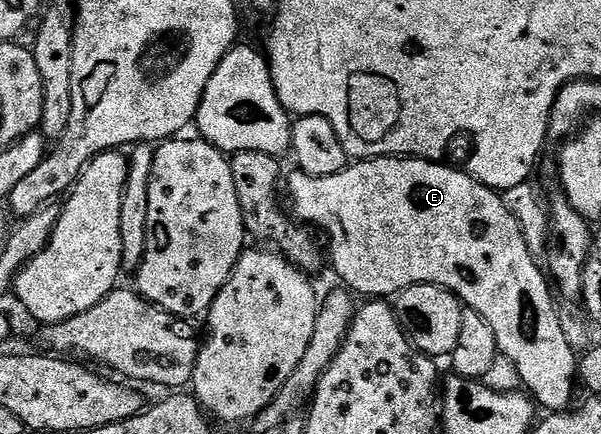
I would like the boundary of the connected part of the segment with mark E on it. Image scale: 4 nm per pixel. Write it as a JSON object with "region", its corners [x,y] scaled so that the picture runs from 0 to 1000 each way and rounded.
{"region":[[[634,359],[584,376],[566,401],[546,401],[546,410],[526,410],[489,392],[478,415],[474,408],[473,433],[476,424],[483,470],[489,477],[488,495],[504,518],[537,525],[549,541],[546,599],[556,606],[564,641],[579,661],[609,682],[602,687],[656,687],[689,654],[744,664],[819,756],[830,813],[855,836],[869,873],[869,894],[900,938],[903,931],[915,940],[908,945],[947,942],[965,829],[942,776],[937,721],[928,721],[922,703],[917,647],[908,627],[895,620],[882,583],[884,555],[877,553],[852,484],[845,484],[840,459],[789,412],[780,394],[745,380],[672,359]]]}

